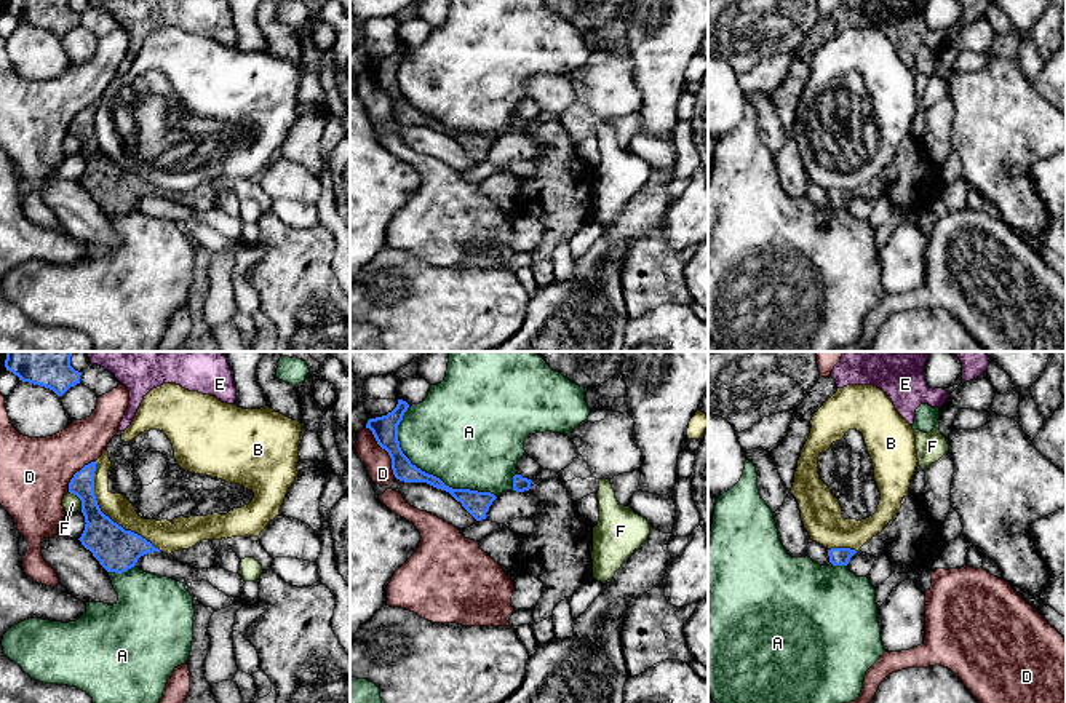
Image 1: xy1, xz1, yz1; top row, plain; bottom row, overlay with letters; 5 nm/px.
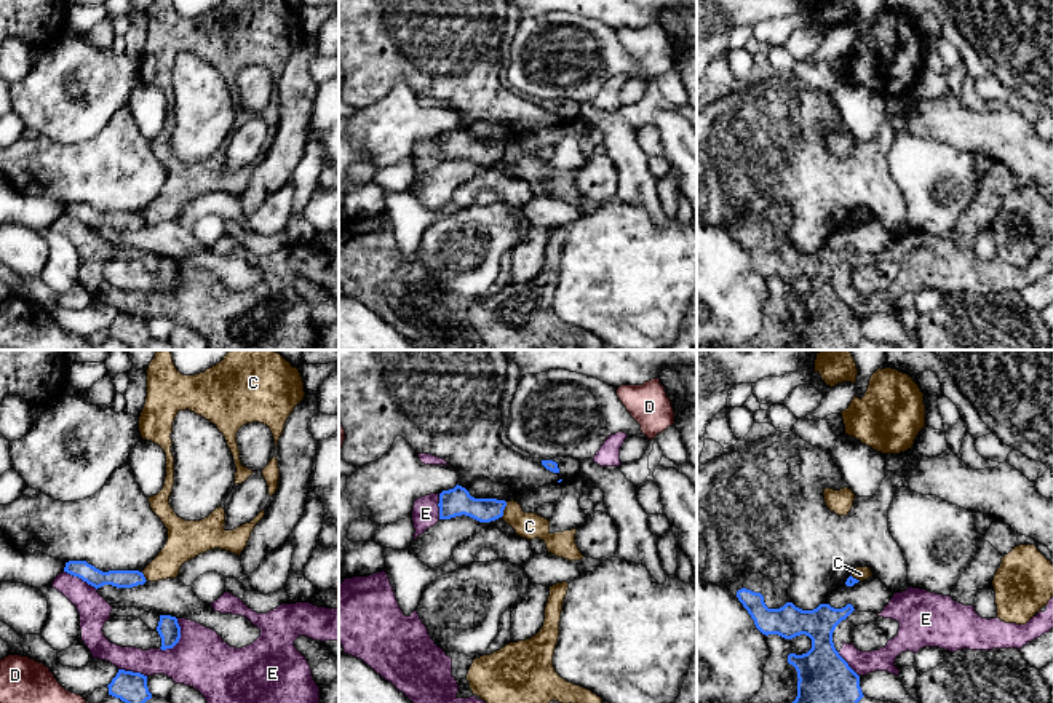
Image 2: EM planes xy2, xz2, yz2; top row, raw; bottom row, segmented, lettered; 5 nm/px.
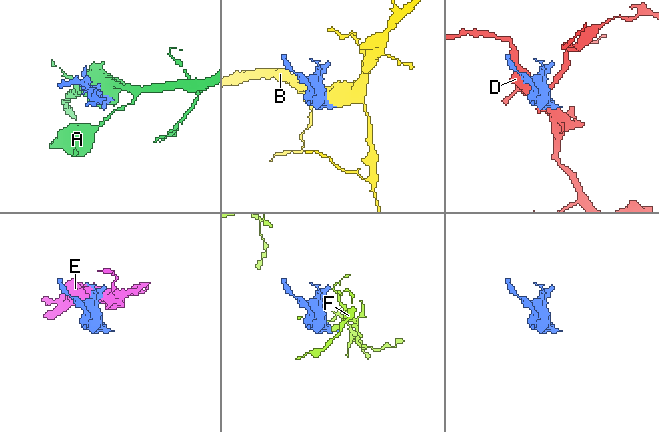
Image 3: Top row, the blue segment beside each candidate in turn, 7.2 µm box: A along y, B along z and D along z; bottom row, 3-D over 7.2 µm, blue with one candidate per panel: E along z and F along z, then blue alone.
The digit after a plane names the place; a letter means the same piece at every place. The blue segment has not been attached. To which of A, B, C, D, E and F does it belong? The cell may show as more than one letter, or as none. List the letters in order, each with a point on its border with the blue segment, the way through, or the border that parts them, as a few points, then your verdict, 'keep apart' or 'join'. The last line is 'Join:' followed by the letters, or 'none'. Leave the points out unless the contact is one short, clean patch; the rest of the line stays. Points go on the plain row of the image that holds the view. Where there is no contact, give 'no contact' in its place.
A: xz1 (424, 114) | keep apart
B: xy1 (107, 158) | keep apart
C: xz2 (504, 150) | along xz2 (507, 144), (500, 158) | keep apart
D: xz1 (387, 93) | keep apart
E: xy2 (179, 280) | keep apart
F: xy1 (80, 141) | keep apart
Join: none

